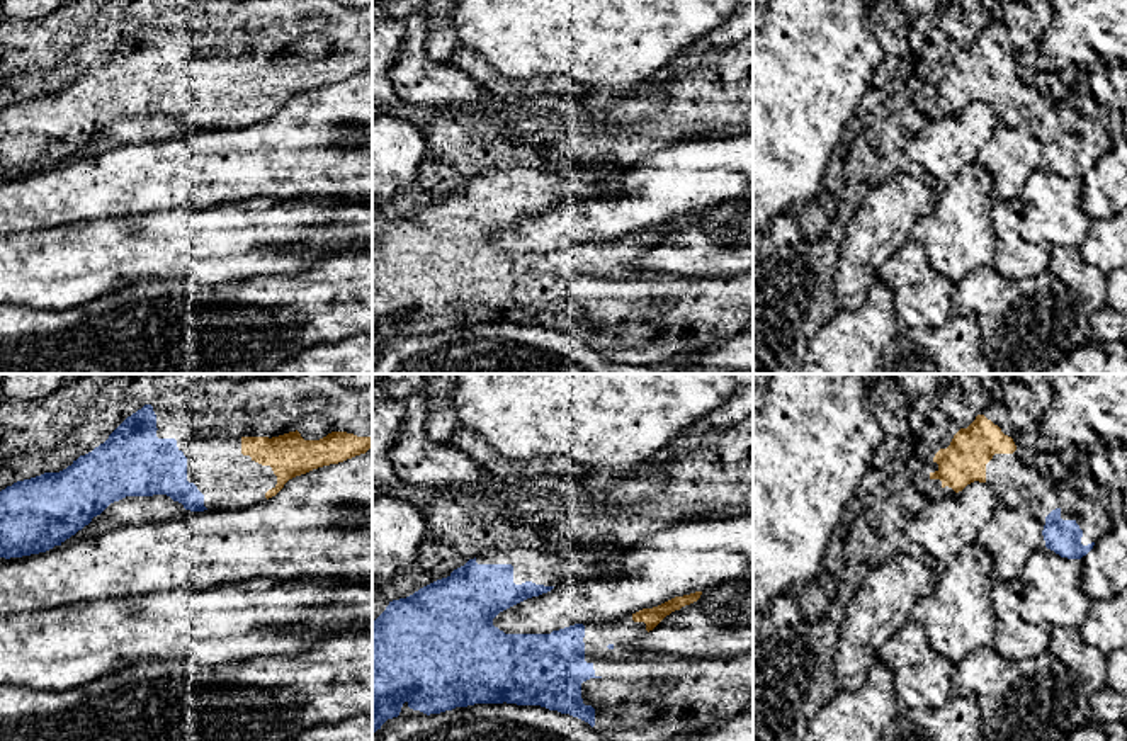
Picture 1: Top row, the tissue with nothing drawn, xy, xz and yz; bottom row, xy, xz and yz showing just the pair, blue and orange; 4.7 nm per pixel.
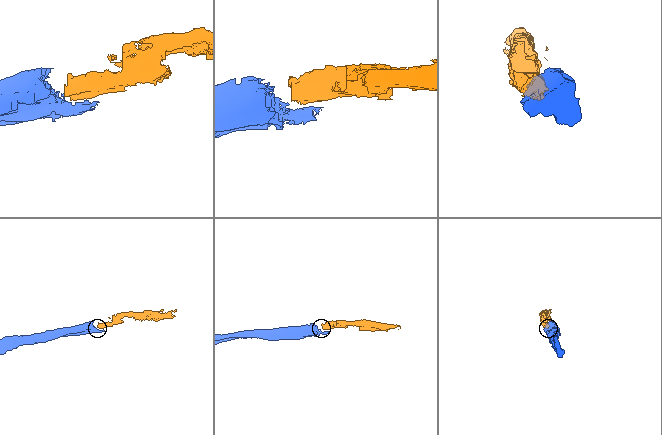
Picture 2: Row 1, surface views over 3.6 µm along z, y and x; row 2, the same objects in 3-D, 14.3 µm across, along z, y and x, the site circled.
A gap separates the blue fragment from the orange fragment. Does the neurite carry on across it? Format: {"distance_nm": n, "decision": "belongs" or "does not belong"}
{"distance_nm": 150, "decision": "belongs"}

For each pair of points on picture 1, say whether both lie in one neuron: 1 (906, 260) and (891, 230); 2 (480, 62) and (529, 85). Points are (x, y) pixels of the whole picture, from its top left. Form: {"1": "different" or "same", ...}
{"1": "different", "2": "same"}

